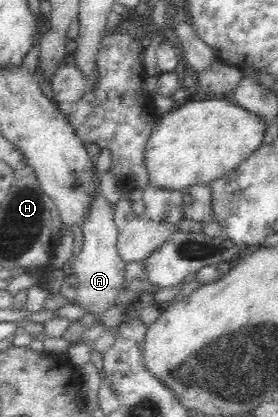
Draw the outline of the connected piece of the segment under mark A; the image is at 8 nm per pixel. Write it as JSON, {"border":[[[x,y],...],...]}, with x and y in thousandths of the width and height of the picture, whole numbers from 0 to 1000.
{"border":[[[360,463],[335,489],[320,525],[288,540],[299,588],[263,631],[263,657],[284,674],[284,691],[248,727],[288,731],[302,751],[331,751],[338,760],[367,760],[388,741],[403,741],[410,731],[450,719],[428,712],[439,707],[446,628],[417,597],[421,544],[410,537],[406,516],[399,489]]]}

